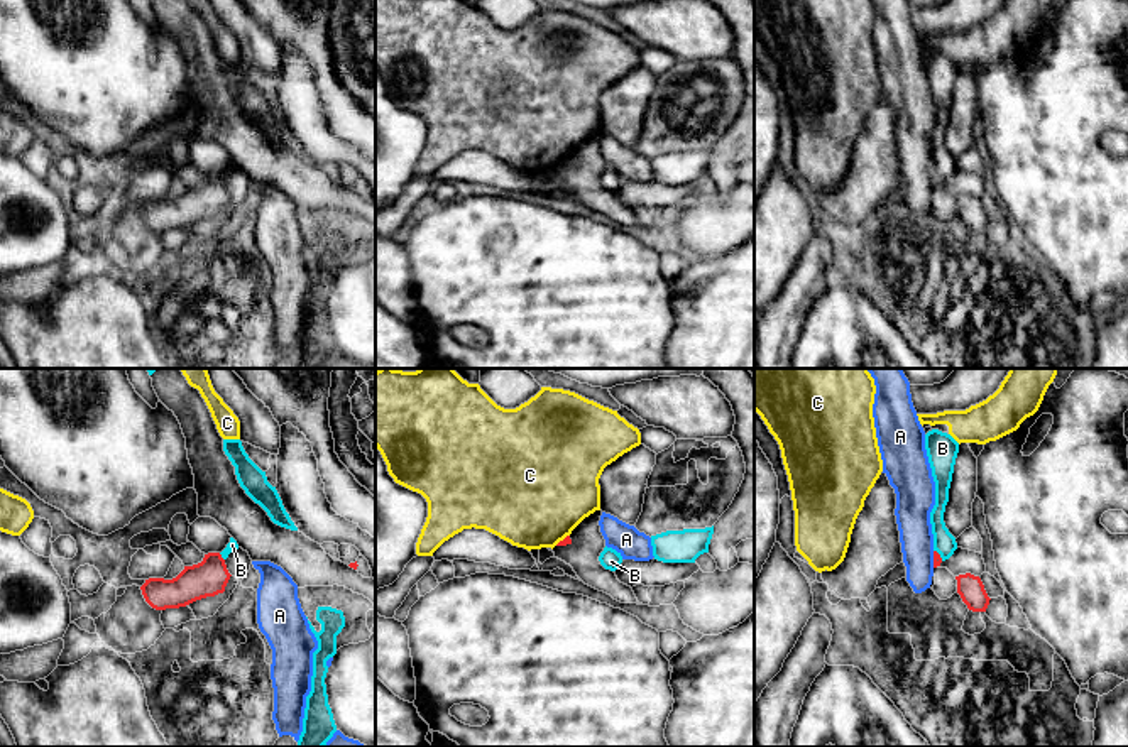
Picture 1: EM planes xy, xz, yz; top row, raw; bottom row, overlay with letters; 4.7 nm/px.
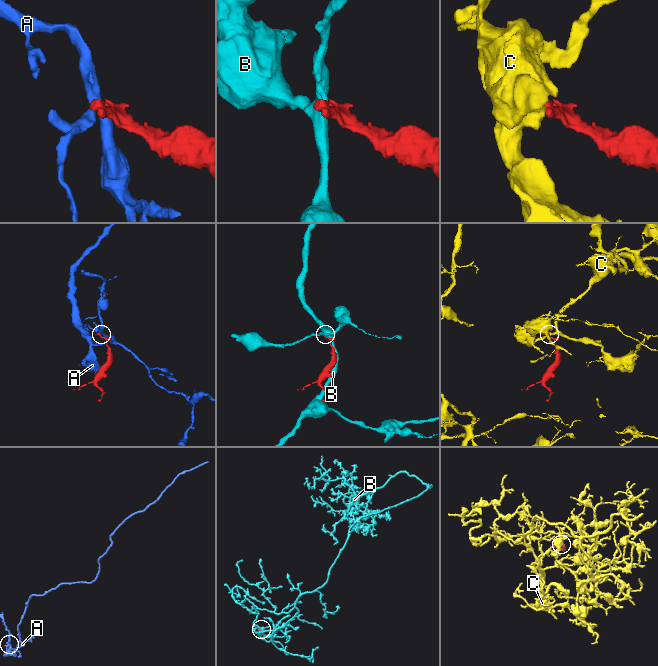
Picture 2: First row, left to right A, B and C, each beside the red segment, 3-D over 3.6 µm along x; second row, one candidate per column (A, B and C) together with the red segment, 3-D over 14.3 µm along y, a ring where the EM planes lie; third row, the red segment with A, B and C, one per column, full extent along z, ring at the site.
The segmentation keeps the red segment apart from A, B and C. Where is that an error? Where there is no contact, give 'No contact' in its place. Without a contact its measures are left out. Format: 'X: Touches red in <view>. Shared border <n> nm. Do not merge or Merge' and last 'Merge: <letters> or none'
A: Touches red in yz. Shared border 80 nm. Do not merge
B: Touches red in xy. Shared border 50 nm. Merge
C: Touches red in xz. Shared border 90 nm. Do not merge
Merge: B

